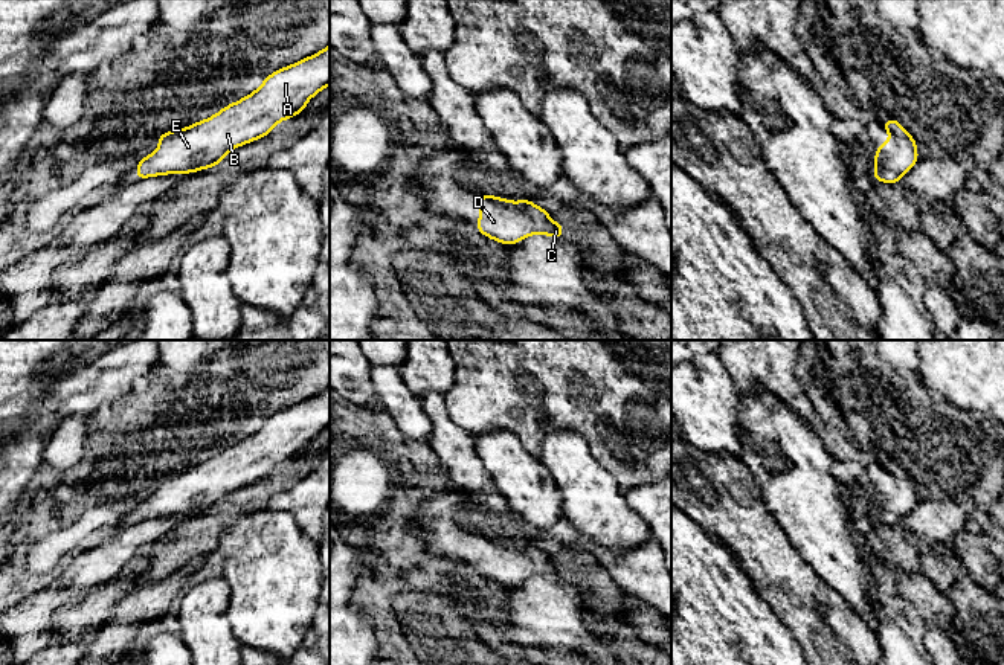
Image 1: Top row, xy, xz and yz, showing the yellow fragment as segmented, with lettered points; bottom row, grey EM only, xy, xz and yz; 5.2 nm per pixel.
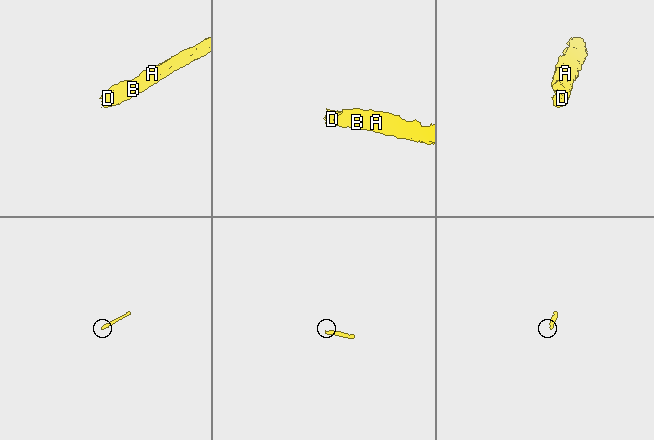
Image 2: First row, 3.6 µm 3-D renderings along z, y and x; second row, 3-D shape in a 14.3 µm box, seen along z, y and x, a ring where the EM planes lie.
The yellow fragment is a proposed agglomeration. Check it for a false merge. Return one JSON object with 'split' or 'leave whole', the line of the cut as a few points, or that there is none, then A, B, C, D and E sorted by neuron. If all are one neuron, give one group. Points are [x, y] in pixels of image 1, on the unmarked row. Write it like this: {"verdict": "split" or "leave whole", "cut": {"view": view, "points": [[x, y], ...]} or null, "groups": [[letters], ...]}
{"verdict": "leave whole", "cut": null, "groups": [["A", "B", "C", "D", "E"]]}

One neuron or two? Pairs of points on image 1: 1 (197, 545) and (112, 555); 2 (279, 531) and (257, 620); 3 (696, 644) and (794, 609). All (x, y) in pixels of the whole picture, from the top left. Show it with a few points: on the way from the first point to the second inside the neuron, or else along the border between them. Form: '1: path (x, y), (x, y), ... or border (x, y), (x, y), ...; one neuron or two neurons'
1: border (174, 526), (145, 548); two neurons
2: path (273, 552), (273, 598); one neuron
3: border (754, 587), (756, 594), (798, 644); two neurons

